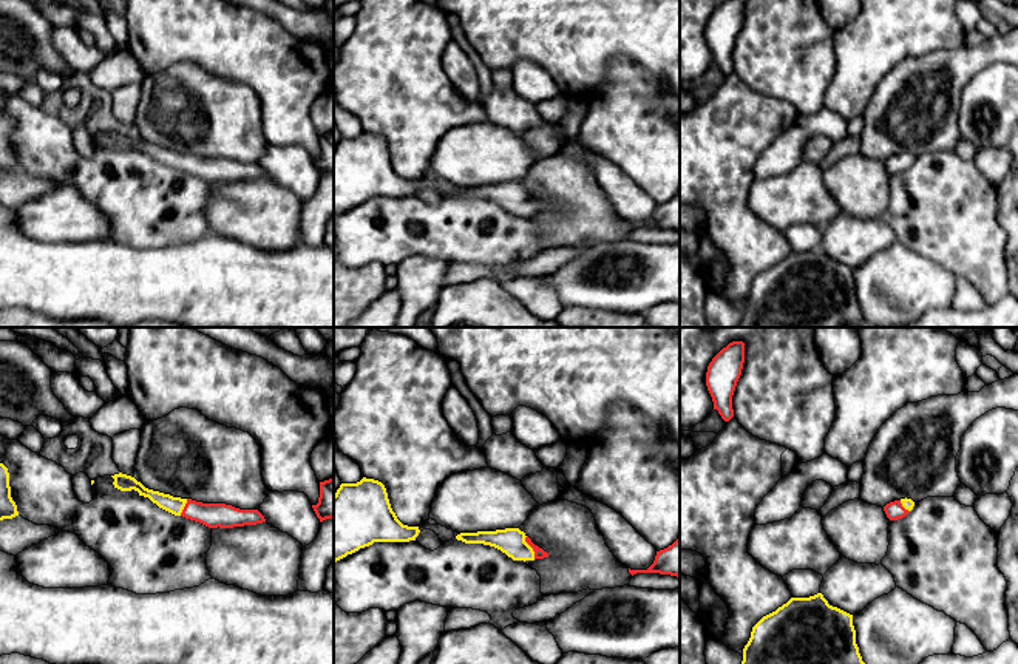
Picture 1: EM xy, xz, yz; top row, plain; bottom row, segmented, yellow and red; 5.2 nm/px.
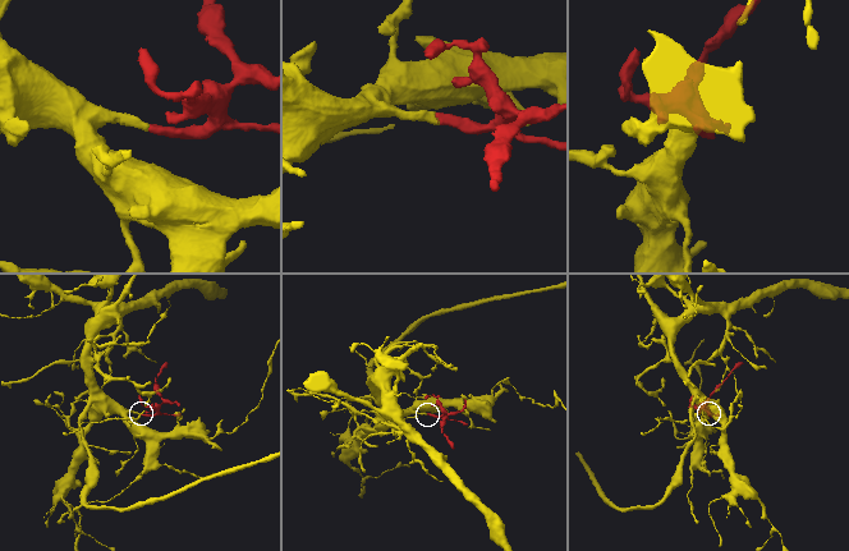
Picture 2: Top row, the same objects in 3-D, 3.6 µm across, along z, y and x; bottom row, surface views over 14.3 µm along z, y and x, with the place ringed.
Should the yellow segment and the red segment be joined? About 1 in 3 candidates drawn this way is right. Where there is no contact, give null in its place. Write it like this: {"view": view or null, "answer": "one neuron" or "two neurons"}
{"view": "xz", "answer": "one neuron"}

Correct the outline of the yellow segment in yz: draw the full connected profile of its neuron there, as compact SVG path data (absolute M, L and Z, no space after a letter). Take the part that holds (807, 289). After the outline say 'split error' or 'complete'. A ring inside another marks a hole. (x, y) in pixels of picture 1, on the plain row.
M817 247L791 252L763 270L751 286L737 327L873 327L859 307L853 269L833 261Z; complete

